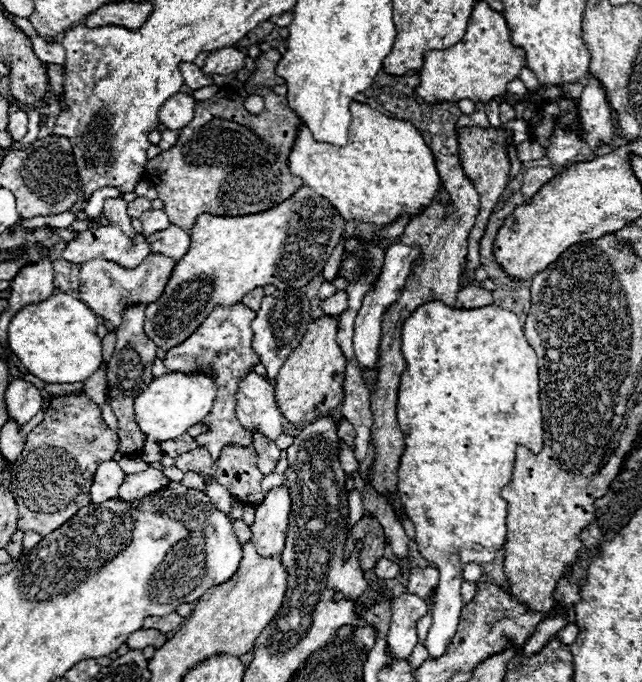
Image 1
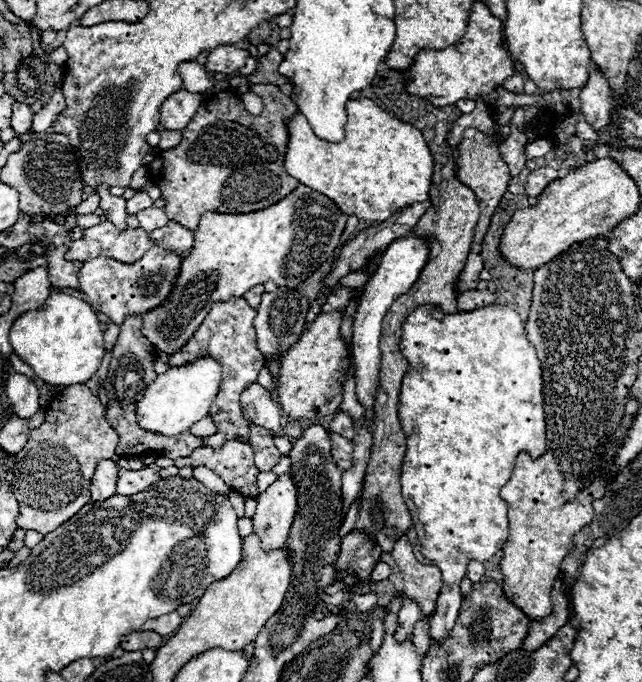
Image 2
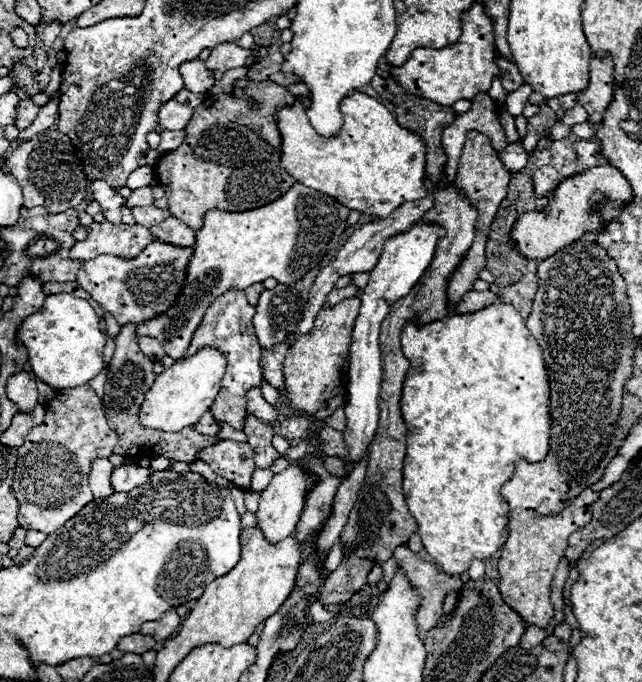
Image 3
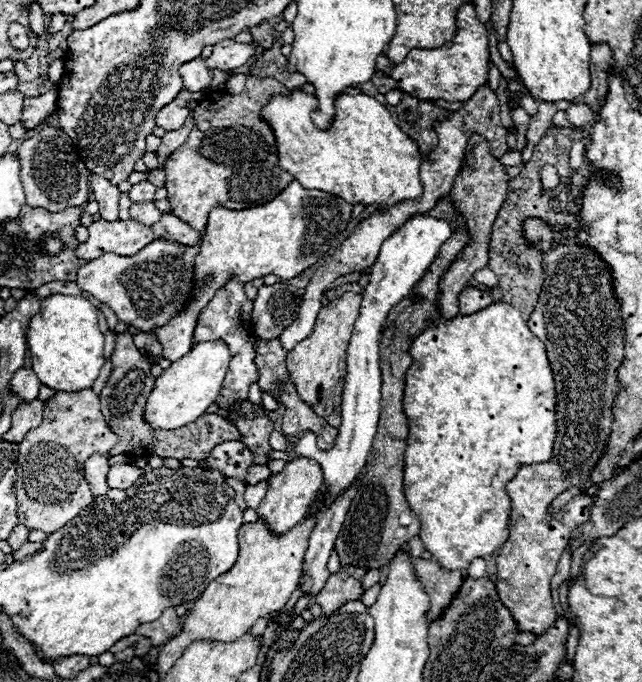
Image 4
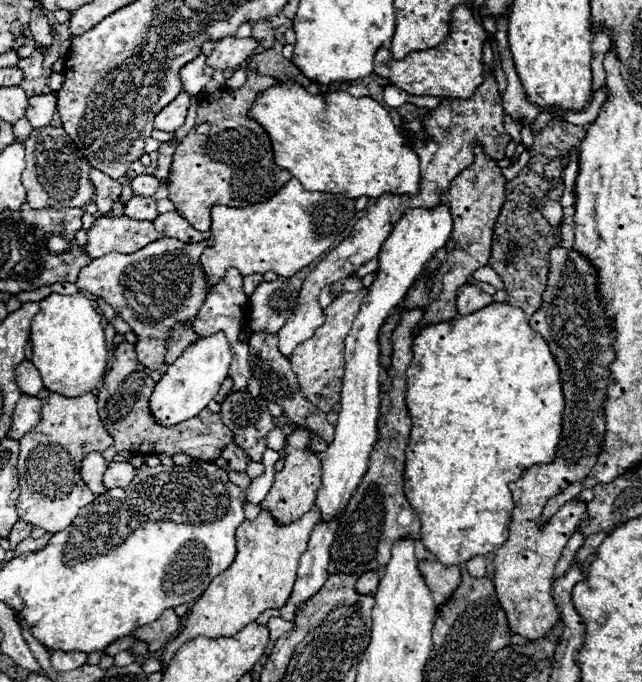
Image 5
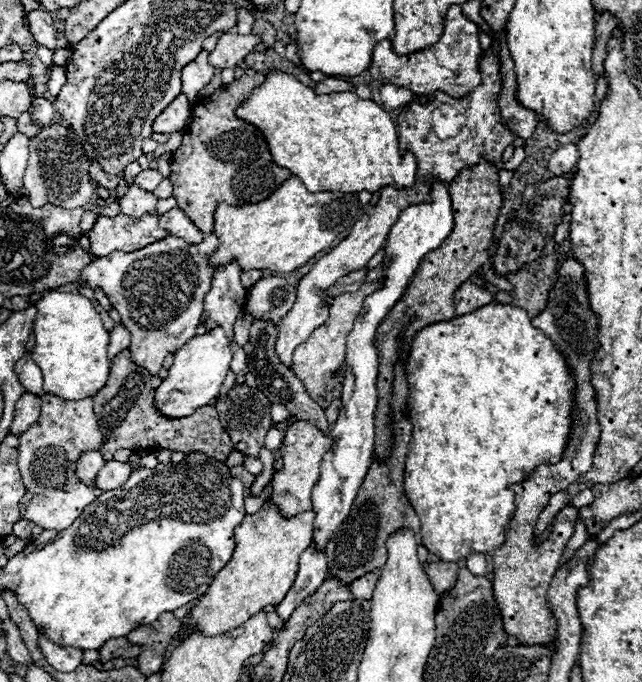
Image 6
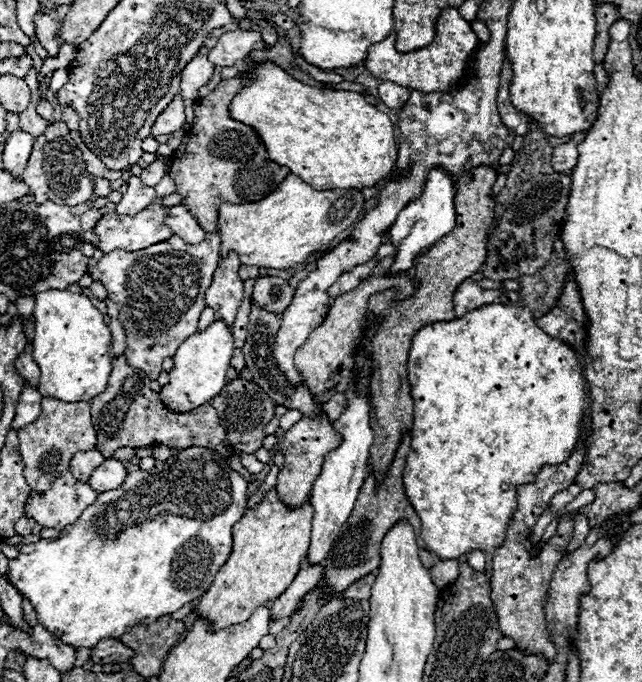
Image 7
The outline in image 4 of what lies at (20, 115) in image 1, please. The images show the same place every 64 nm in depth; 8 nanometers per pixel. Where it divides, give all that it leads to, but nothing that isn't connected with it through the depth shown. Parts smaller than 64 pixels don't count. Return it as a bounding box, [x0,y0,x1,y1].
[22,88,56,128]

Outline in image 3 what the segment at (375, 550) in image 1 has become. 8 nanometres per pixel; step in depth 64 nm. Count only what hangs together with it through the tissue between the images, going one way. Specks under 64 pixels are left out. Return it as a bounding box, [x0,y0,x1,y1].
[318,556,372,606]

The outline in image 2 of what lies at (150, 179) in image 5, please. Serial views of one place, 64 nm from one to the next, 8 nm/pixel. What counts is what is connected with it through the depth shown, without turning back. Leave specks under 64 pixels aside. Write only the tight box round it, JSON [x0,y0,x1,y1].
[126,190,152,214]

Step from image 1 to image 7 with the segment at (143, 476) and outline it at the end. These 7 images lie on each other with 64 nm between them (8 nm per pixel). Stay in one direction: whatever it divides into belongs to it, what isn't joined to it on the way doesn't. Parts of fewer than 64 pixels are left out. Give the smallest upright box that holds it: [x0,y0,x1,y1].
[88,458,128,494]

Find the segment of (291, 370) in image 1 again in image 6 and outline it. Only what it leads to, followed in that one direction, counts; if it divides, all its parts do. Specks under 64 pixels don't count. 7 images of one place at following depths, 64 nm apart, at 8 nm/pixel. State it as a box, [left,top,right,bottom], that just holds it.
[292,280,384,408]

